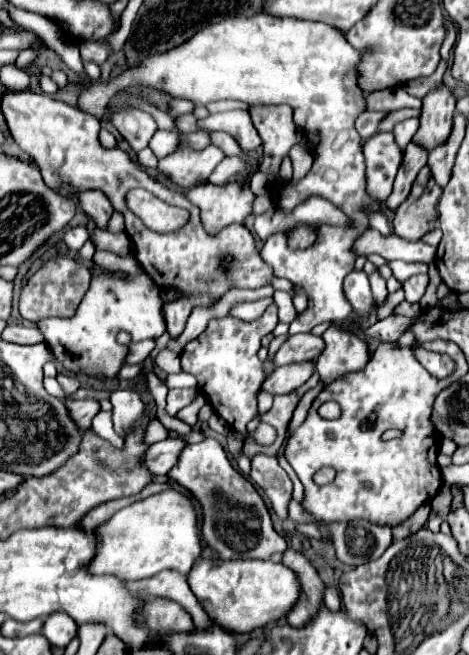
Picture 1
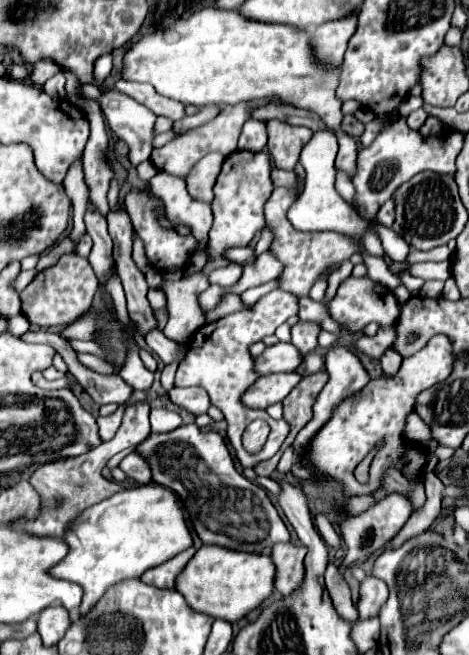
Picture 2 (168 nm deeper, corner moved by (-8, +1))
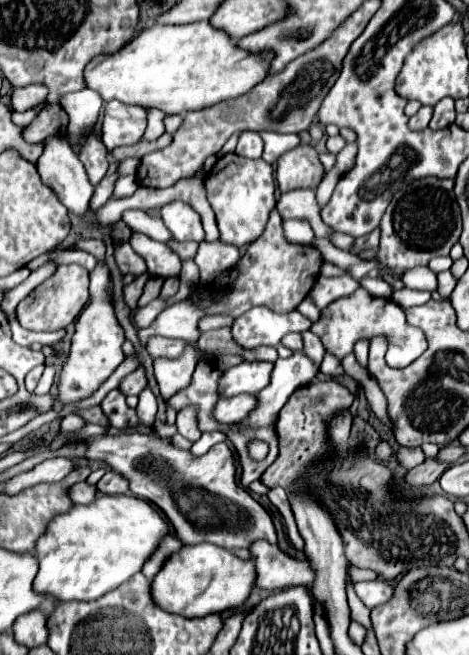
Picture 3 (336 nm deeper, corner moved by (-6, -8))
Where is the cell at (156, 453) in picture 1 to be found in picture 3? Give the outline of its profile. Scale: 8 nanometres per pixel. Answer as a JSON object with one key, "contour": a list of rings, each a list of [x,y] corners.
{"contour":[[[106,471],[106,475],[96,483],[96,491],[102,495],[118,495],[128,493],[128,483],[116,471]]]}

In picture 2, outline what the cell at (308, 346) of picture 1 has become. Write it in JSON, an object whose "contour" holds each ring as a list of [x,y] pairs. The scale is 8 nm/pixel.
{"contour":[[[278,342],[274,346],[268,346],[262,356],[256,358],[256,372],[260,376],[272,374],[272,372],[294,372],[304,358],[300,358],[300,352],[292,344]]]}

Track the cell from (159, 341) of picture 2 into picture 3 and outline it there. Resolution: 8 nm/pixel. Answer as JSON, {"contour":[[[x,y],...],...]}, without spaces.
{"contour":[[[186,347],[178,359],[154,359],[154,375],[160,385],[164,399],[170,399],[176,391],[182,391],[190,385],[192,373],[196,367],[196,349]]]}

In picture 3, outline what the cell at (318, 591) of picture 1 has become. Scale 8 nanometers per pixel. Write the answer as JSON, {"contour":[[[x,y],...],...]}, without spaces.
{"contour":[[[258,541],[250,547],[250,559],[256,565],[256,585],[276,591],[292,585],[311,585],[314,571],[308,561],[298,561],[286,555],[278,545]]]}

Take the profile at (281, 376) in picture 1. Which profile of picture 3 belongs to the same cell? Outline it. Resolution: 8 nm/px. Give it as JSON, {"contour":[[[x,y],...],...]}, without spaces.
{"contour":[[[252,395],[220,397],[212,411],[212,417],[216,423],[230,425],[230,423],[238,423],[238,421],[246,419],[254,407],[256,407],[256,397],[252,397]]]}

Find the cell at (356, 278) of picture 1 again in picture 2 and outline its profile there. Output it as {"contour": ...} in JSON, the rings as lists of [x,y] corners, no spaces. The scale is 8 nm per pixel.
{"contour":[[[350,276],[344,284],[340,284],[338,288],[338,294],[336,298],[330,302],[328,306],[330,310],[330,316],[334,320],[340,322],[342,328],[348,328],[352,332],[356,330],[362,330],[364,326],[368,326],[370,322],[376,322],[380,326],[386,326],[386,324],[392,324],[398,320],[398,300],[394,298],[392,290],[388,290],[386,286],[374,282],[372,278],[364,276],[364,278],[356,278],[356,276]]]}

